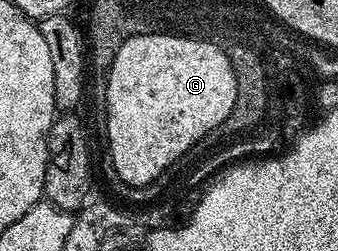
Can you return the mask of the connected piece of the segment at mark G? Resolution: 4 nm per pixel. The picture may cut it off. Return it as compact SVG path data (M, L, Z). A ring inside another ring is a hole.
M174 32L135 34L119 47L109 69L105 87L105 133L109 136L107 157L114 161L114 169L123 183L133 186L149 184L149 177L157 169L165 169L189 141L197 141L205 129L219 127L221 117L233 105L235 71L220 45L199 37L182 36Z

